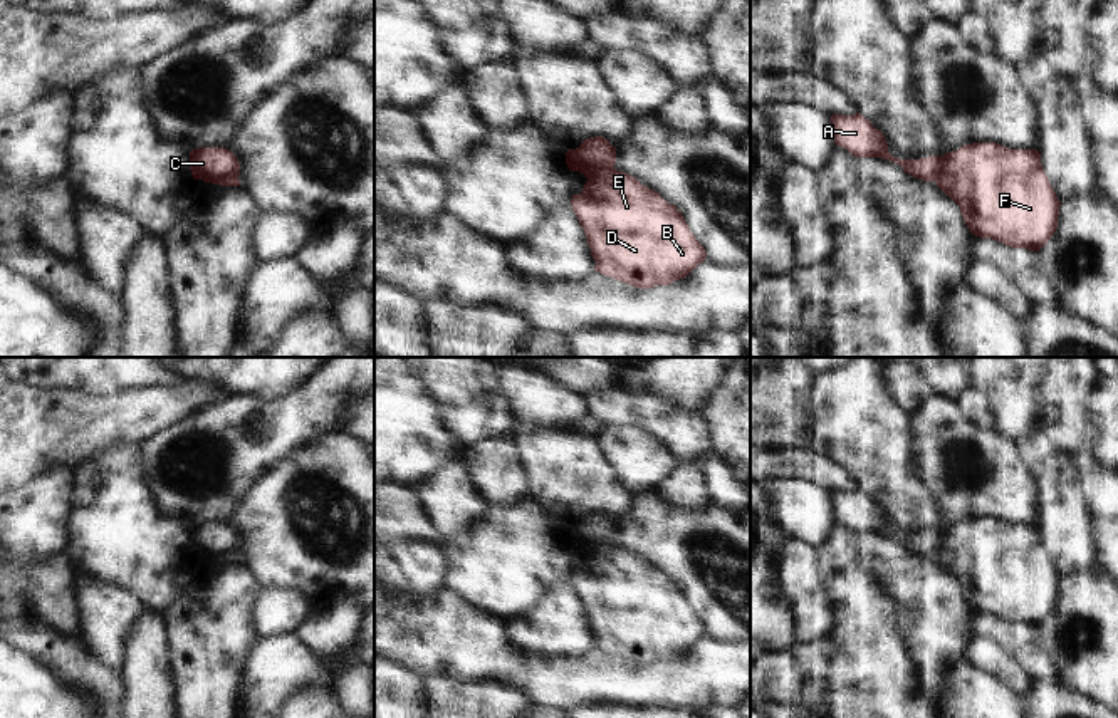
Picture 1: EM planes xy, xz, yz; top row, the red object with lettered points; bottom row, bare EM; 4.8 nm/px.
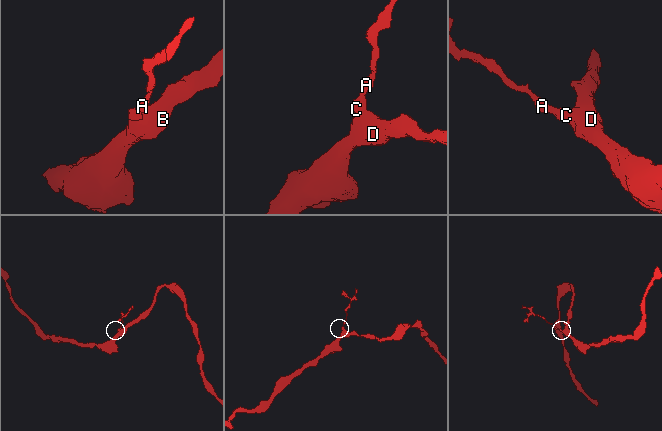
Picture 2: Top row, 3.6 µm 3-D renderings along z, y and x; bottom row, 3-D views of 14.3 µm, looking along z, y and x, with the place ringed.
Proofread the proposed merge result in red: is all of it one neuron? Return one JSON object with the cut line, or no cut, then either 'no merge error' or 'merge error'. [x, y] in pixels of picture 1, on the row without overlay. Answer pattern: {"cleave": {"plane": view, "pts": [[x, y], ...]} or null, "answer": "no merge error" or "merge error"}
{"cleave": {"plane": "xz", "pts": [[613, 542], [598, 547], [588, 556]]}, "answer": "merge error"}

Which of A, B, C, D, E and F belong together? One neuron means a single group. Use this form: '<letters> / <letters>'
A C / B D E F

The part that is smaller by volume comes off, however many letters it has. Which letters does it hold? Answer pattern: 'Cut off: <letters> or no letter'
Cut off: A, C.

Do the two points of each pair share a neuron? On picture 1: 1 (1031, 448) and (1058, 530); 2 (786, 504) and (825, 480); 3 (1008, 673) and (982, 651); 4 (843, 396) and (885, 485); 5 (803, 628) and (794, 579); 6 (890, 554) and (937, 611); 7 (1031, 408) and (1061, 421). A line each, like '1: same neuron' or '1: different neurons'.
1: same neuron
2: different neurons
3: same neuron
4: same neuron
5: same neuron
6: same neuron
7: different neurons

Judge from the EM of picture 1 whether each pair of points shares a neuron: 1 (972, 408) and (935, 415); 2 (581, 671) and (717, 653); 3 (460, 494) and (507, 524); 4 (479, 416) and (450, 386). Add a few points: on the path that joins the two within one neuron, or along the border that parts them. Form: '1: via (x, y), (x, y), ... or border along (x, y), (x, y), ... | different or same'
1: border along (957, 400), (969, 418), (994, 430) | different
2: via (615, 678), (684, 678) | same
3: border along (487, 505), (474, 520), (454, 534) | different
4: via (474, 410), (457, 393) | same

